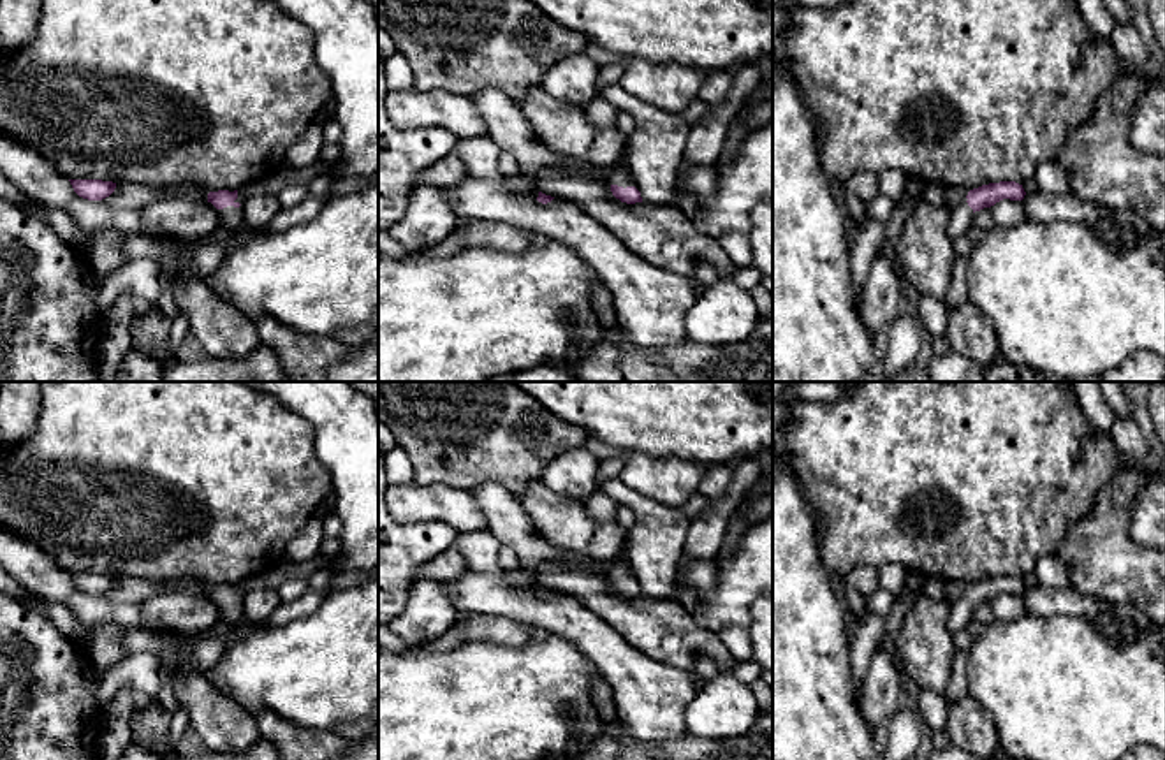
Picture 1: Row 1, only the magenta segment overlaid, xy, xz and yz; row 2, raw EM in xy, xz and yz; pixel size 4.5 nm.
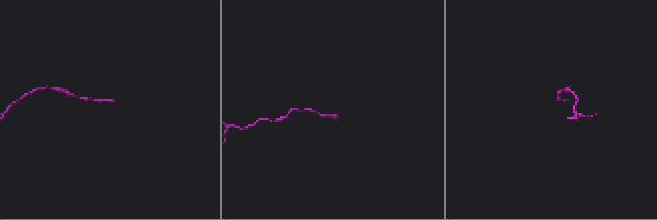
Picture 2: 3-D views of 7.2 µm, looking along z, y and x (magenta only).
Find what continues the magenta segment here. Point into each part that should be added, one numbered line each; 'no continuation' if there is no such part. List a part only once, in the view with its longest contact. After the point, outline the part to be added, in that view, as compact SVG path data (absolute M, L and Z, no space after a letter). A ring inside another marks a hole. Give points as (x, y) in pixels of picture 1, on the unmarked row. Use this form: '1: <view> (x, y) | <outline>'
1: xz (620, 570) | M614 563L607 575L623 582L634 581L634 572L626 563Z

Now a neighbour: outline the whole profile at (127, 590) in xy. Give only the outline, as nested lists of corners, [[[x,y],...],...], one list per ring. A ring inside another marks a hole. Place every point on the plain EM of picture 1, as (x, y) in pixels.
[[[116,577],[114,586],[102,593],[100,596],[116,602],[116,603],[143,603],[148,598],[165,593],[192,593],[192,595],[208,595],[208,584],[192,579],[192,577],[178,577],[171,581],[146,581],[139,577]]]

